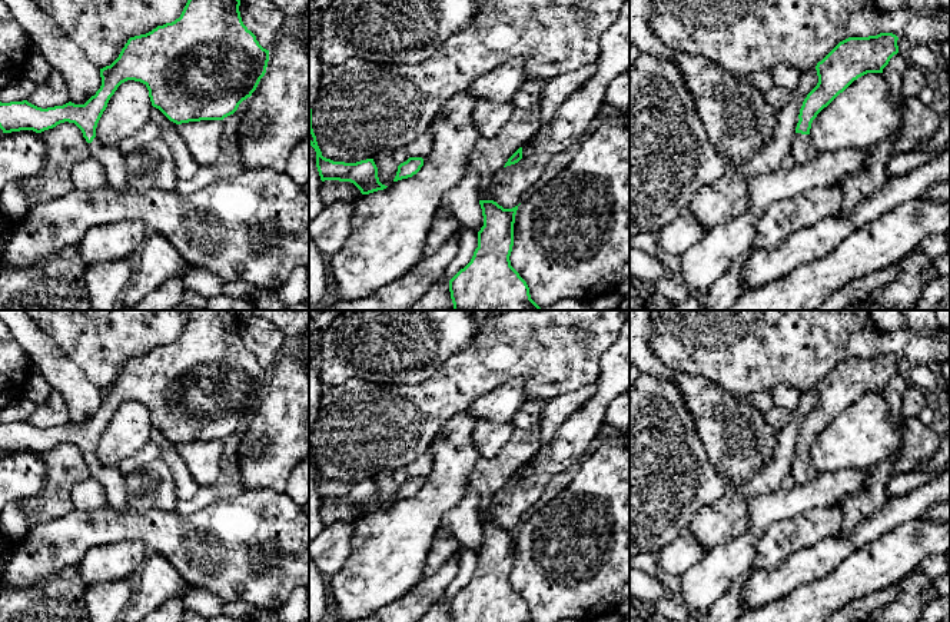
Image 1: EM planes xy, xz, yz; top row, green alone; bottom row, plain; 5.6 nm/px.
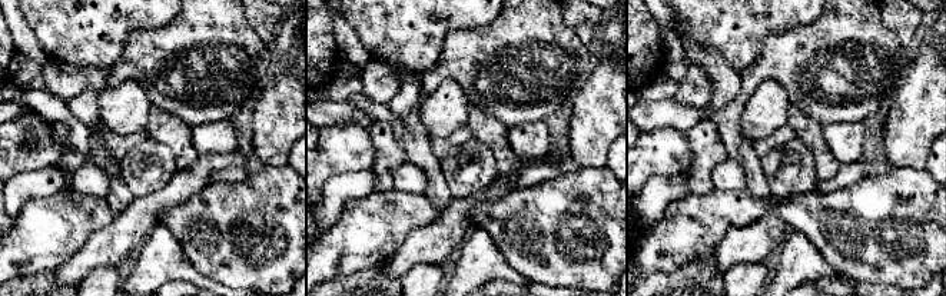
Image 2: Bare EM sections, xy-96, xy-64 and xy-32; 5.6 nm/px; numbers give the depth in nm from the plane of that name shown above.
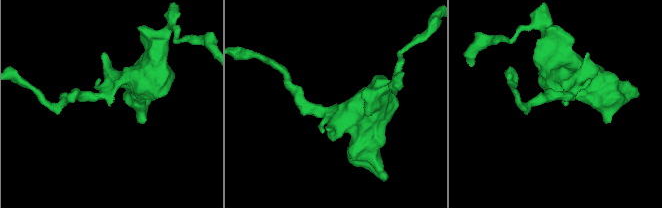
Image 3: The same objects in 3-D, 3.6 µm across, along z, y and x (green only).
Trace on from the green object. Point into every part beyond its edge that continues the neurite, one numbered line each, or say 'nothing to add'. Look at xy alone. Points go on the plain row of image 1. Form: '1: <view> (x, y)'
1: xy (113, 481)

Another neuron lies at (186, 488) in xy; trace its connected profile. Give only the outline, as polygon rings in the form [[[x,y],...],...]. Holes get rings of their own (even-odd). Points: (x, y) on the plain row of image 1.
[[[153,426],[150,429],[150,442],[157,445],[160,458],[172,472],[177,499],[190,500],[199,492],[200,486],[193,480],[182,455],[177,450],[177,445],[170,442]]]

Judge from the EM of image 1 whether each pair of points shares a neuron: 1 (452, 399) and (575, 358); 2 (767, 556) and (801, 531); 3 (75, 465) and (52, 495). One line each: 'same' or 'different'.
1: same
2: same
3: same

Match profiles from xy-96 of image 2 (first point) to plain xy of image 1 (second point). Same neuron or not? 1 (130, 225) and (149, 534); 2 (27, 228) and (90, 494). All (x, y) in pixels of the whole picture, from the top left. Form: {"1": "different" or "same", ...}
{"1": "different", "2": "different"}

